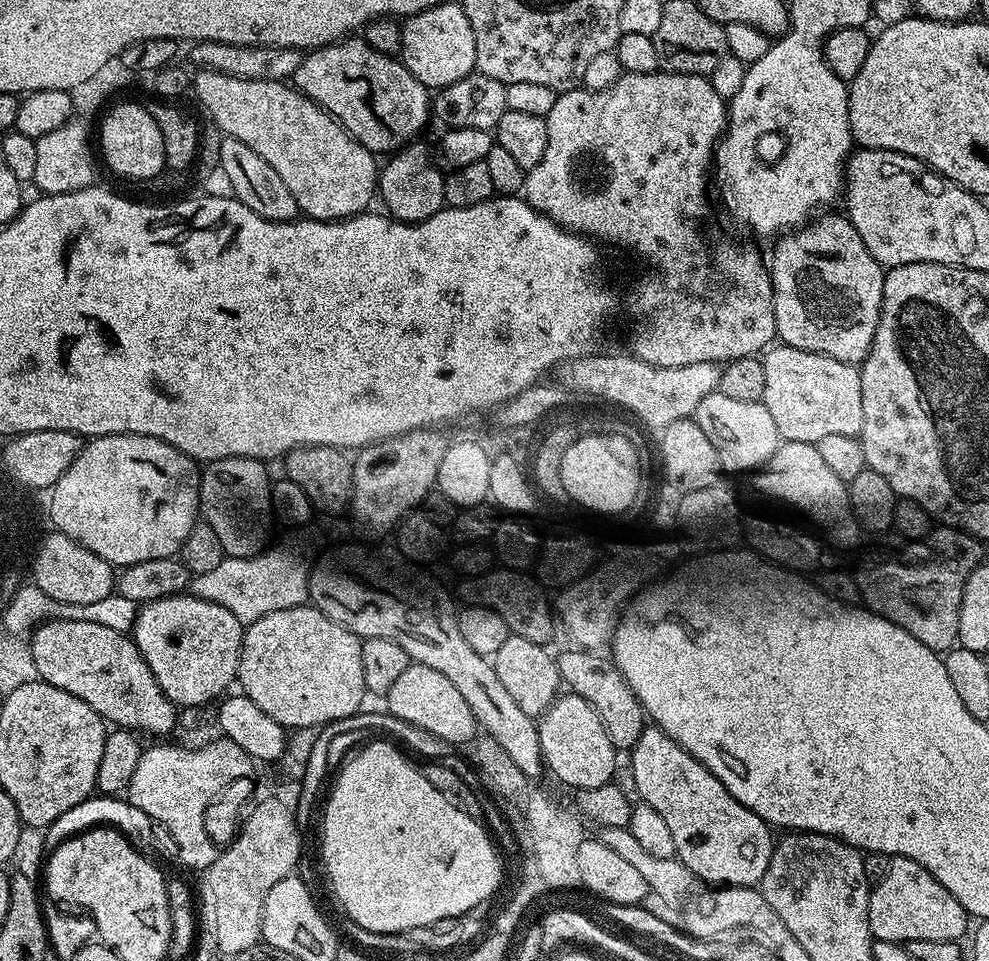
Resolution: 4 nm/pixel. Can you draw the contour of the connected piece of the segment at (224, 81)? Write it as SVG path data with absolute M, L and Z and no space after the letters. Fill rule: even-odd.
M200 70L194 76L194 92L208 116L224 136L246 142L262 154L286 182L290 194L309 219L344 220L360 215L378 192L377 157L340 125L335 116L282 80L247 80L221 72Z

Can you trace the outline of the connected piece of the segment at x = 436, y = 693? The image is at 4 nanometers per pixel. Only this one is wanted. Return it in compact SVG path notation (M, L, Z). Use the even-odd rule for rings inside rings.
M409 663L402 675L390 686L386 697L387 711L400 720L444 739L451 746L457 744L471 745L478 736L478 725L474 718L474 710L462 698L462 694L446 674L438 674L438 670L430 670L425 664Z

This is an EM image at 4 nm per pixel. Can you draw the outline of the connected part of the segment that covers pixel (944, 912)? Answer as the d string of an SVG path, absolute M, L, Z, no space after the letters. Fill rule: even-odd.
M894 856L886 878L868 893L868 921L877 940L905 945L912 939L930 939L933 942L959 941L967 930L970 917L958 898L934 878L918 862L905 856Z

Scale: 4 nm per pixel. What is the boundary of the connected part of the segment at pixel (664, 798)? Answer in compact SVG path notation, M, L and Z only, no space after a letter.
M655 726L645 727L642 738L630 750L632 756L632 784L636 787L639 799L650 806L650 810L663 818L670 834L674 837L675 857L681 860L697 881L705 880L708 886L727 886L730 888L750 888L759 885L761 878L766 874L766 866L770 866L772 849L774 847L773 829L754 810L742 806L738 798L734 798L674 738L666 735L661 728Z

